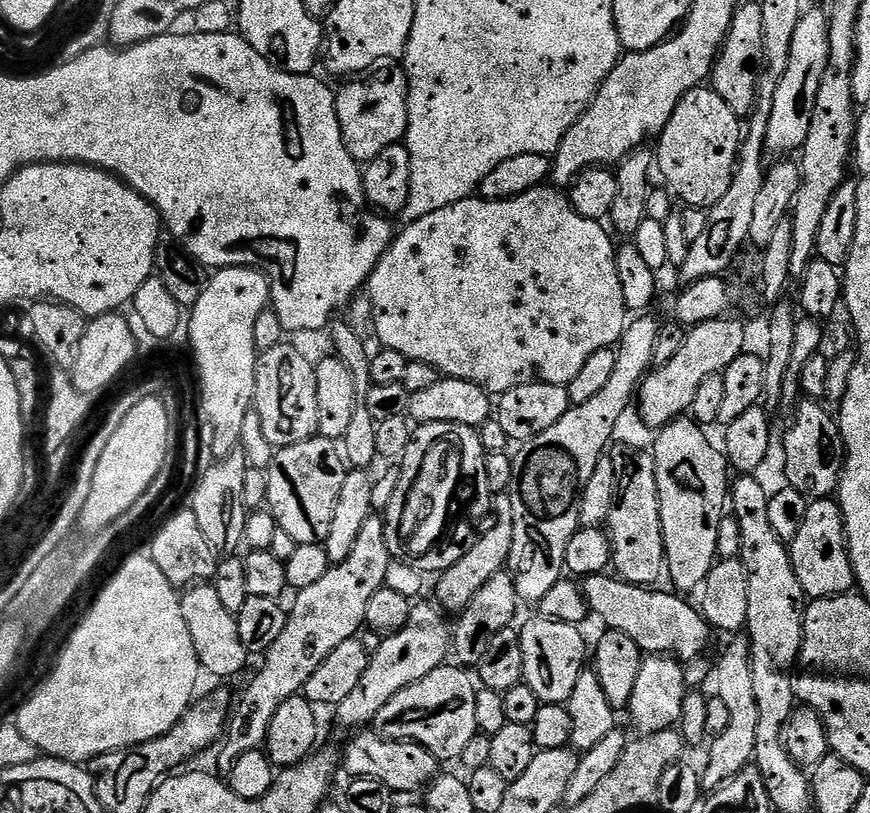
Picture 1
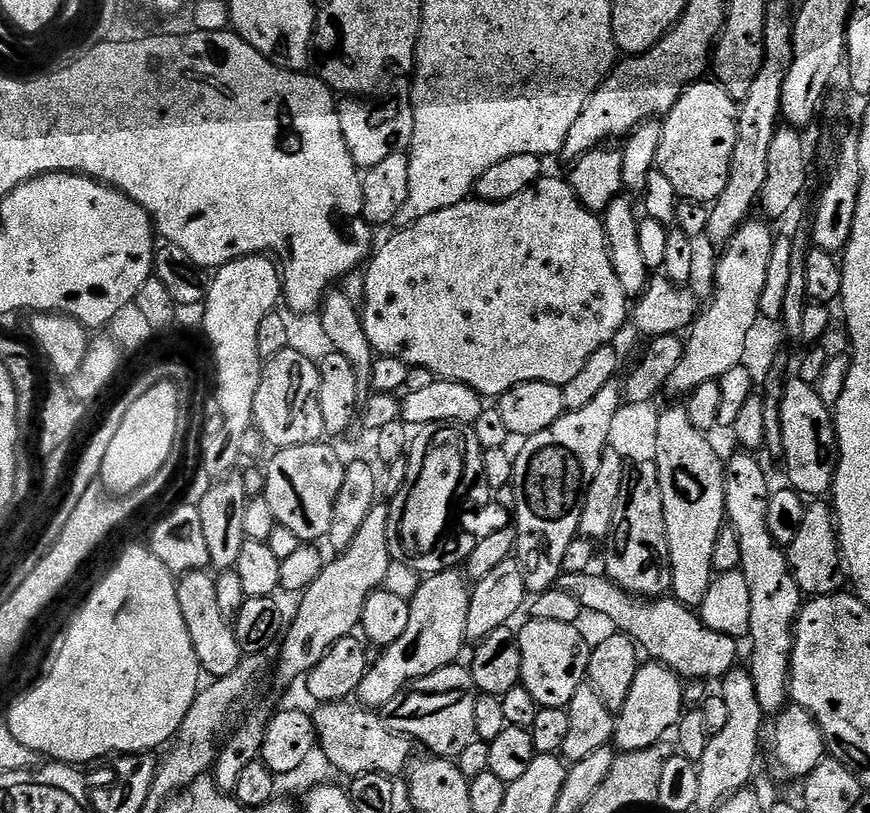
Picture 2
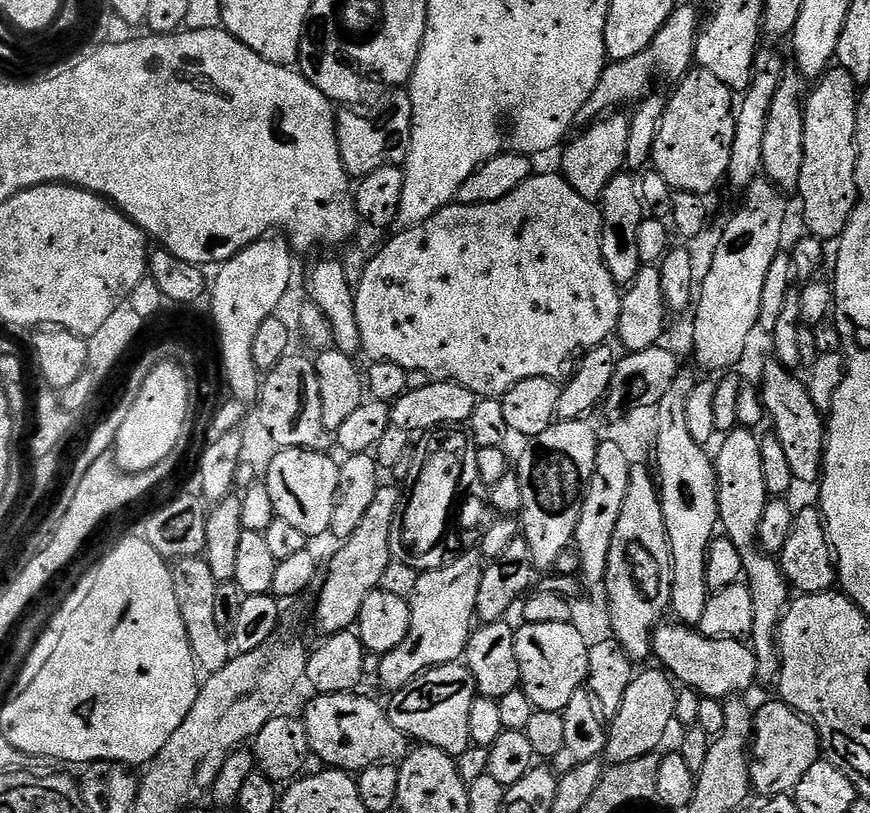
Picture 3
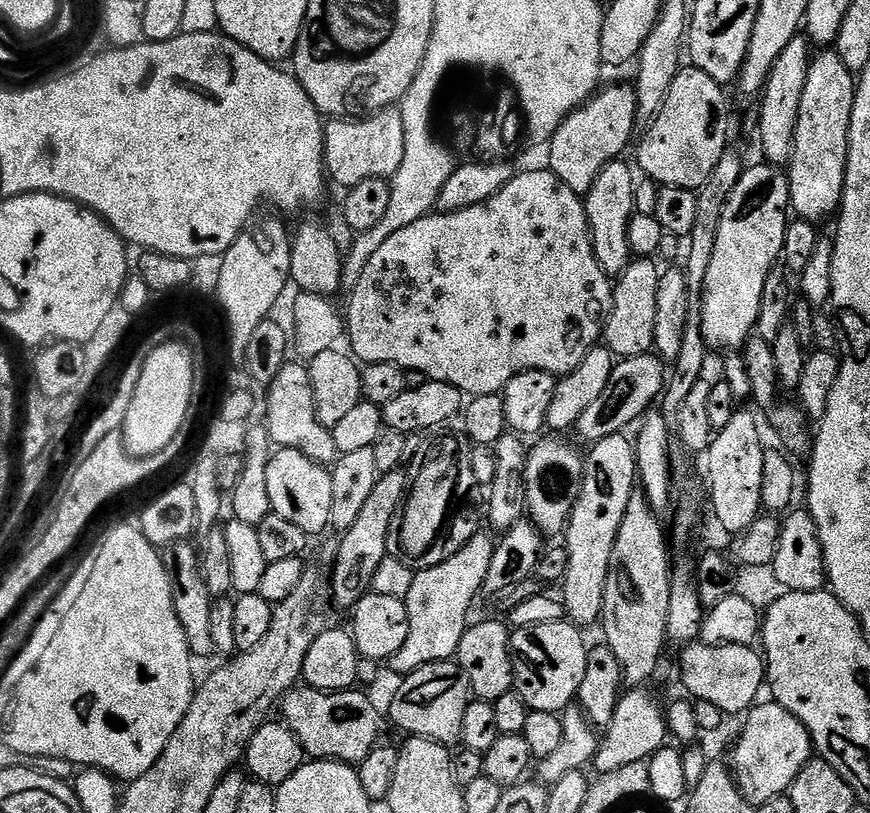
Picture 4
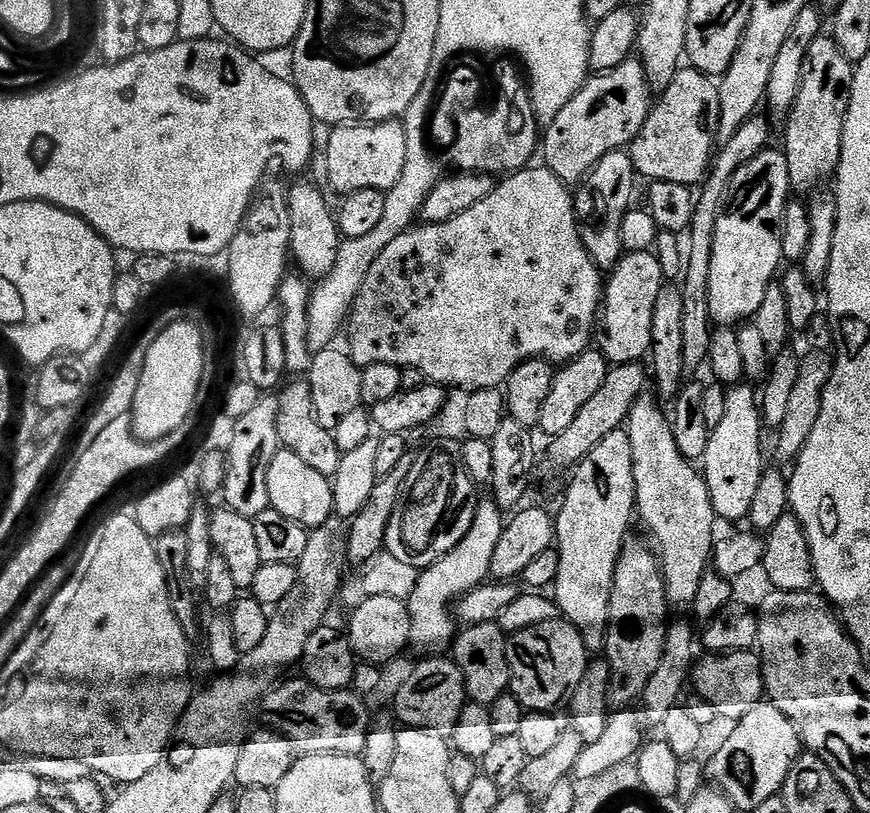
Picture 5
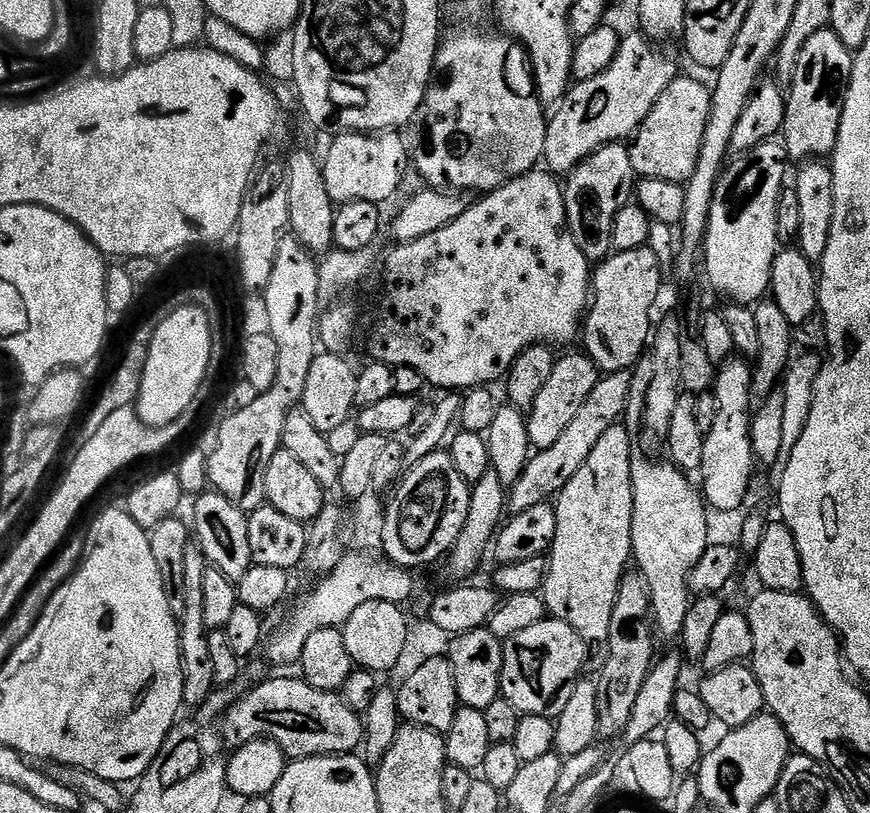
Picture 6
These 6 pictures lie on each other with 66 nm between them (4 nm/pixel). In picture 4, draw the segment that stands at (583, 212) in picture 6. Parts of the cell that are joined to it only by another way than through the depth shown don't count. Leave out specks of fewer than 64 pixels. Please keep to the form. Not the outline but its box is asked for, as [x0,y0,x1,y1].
[583,159,638,278]

